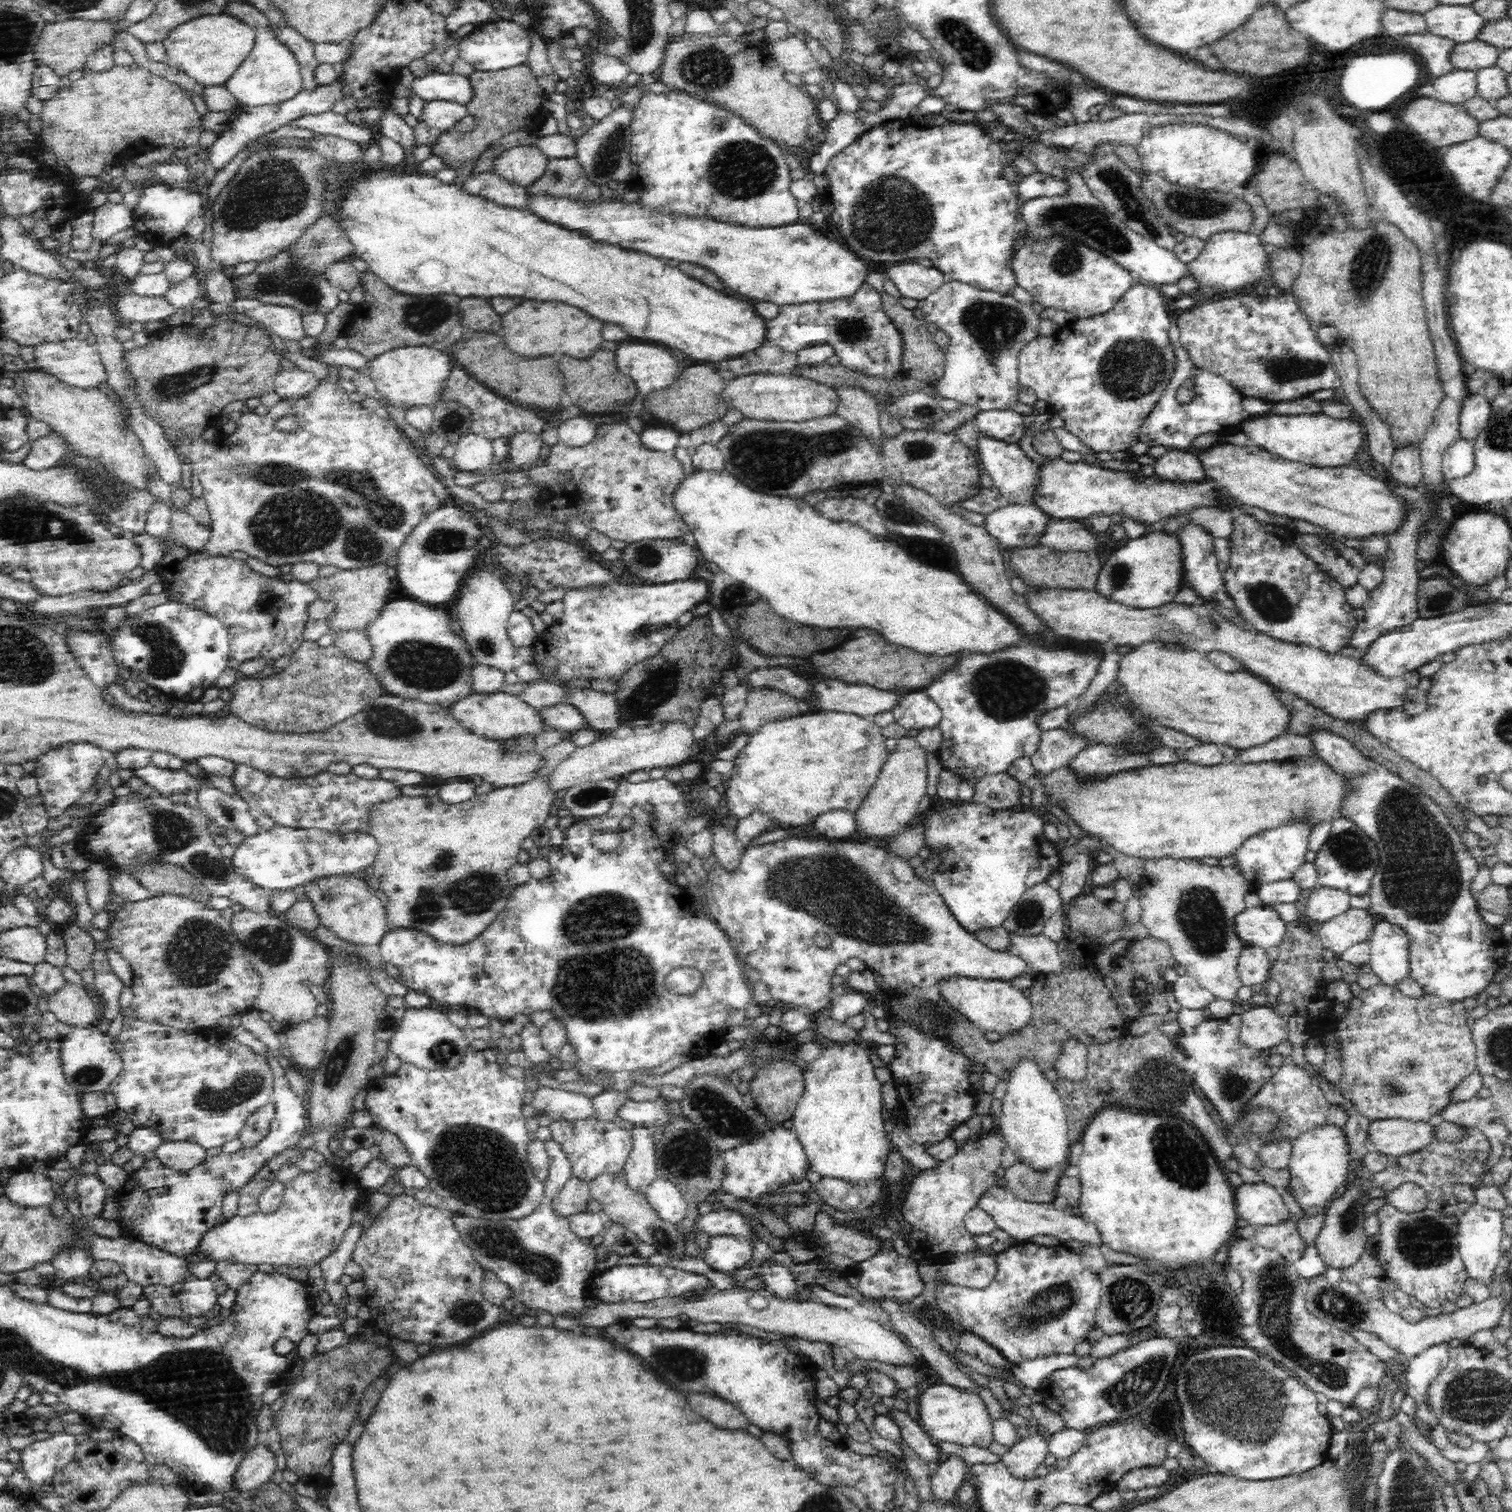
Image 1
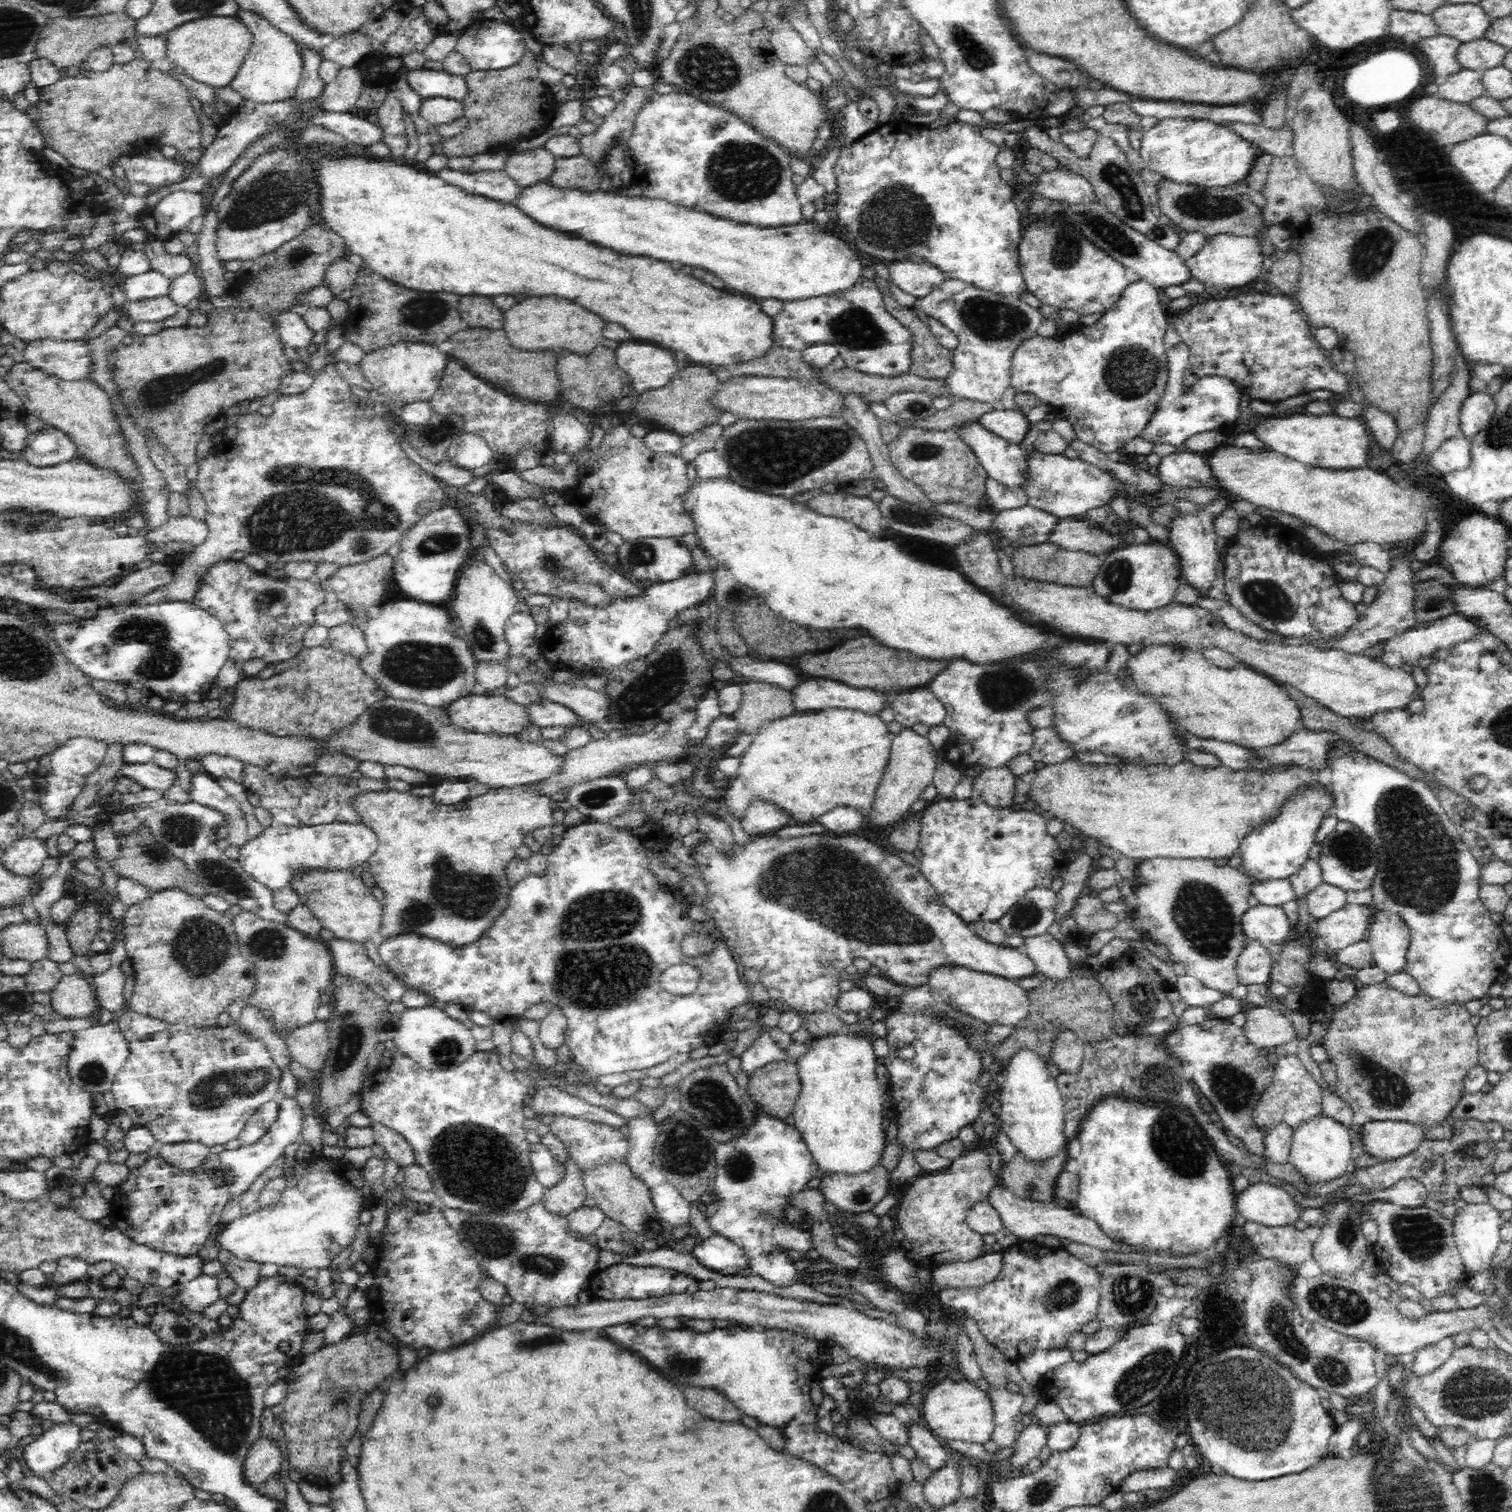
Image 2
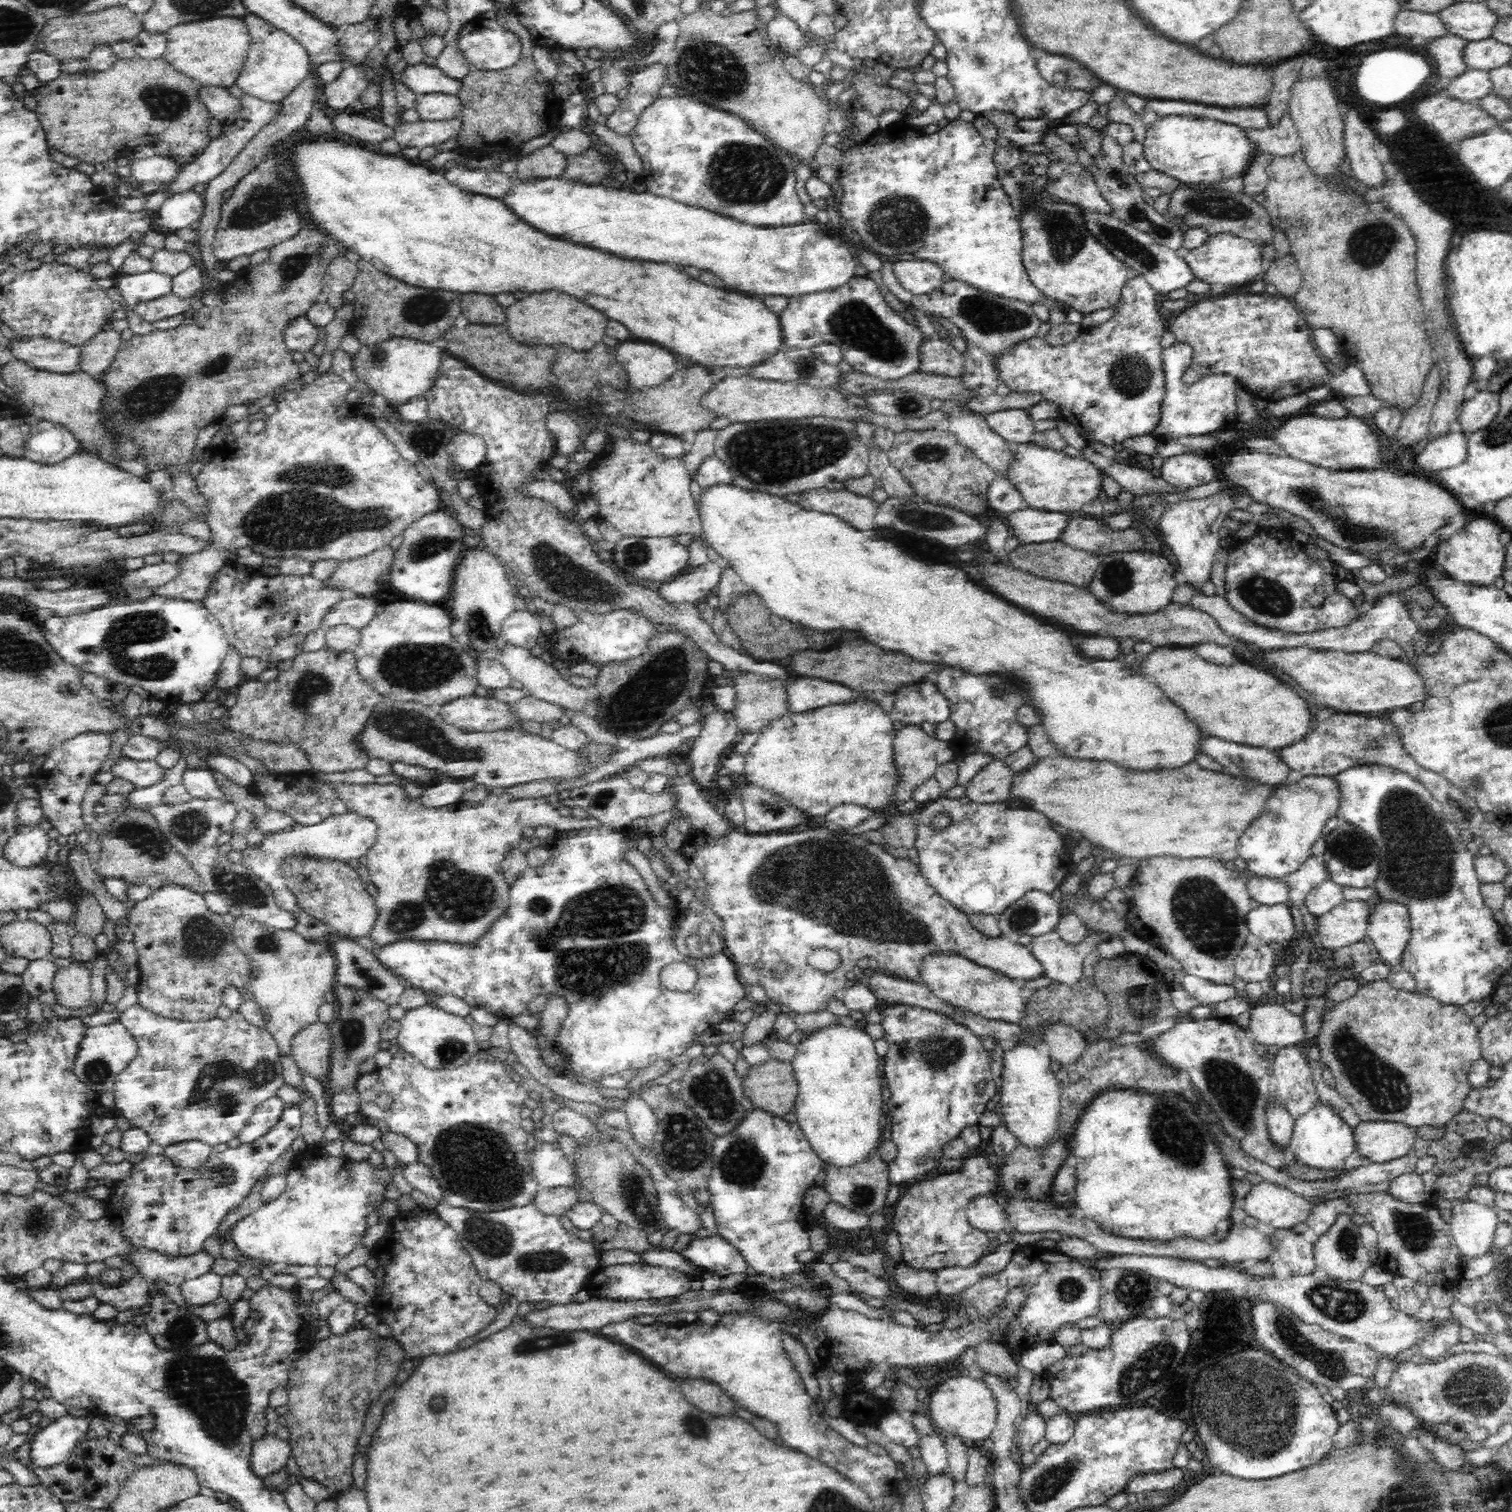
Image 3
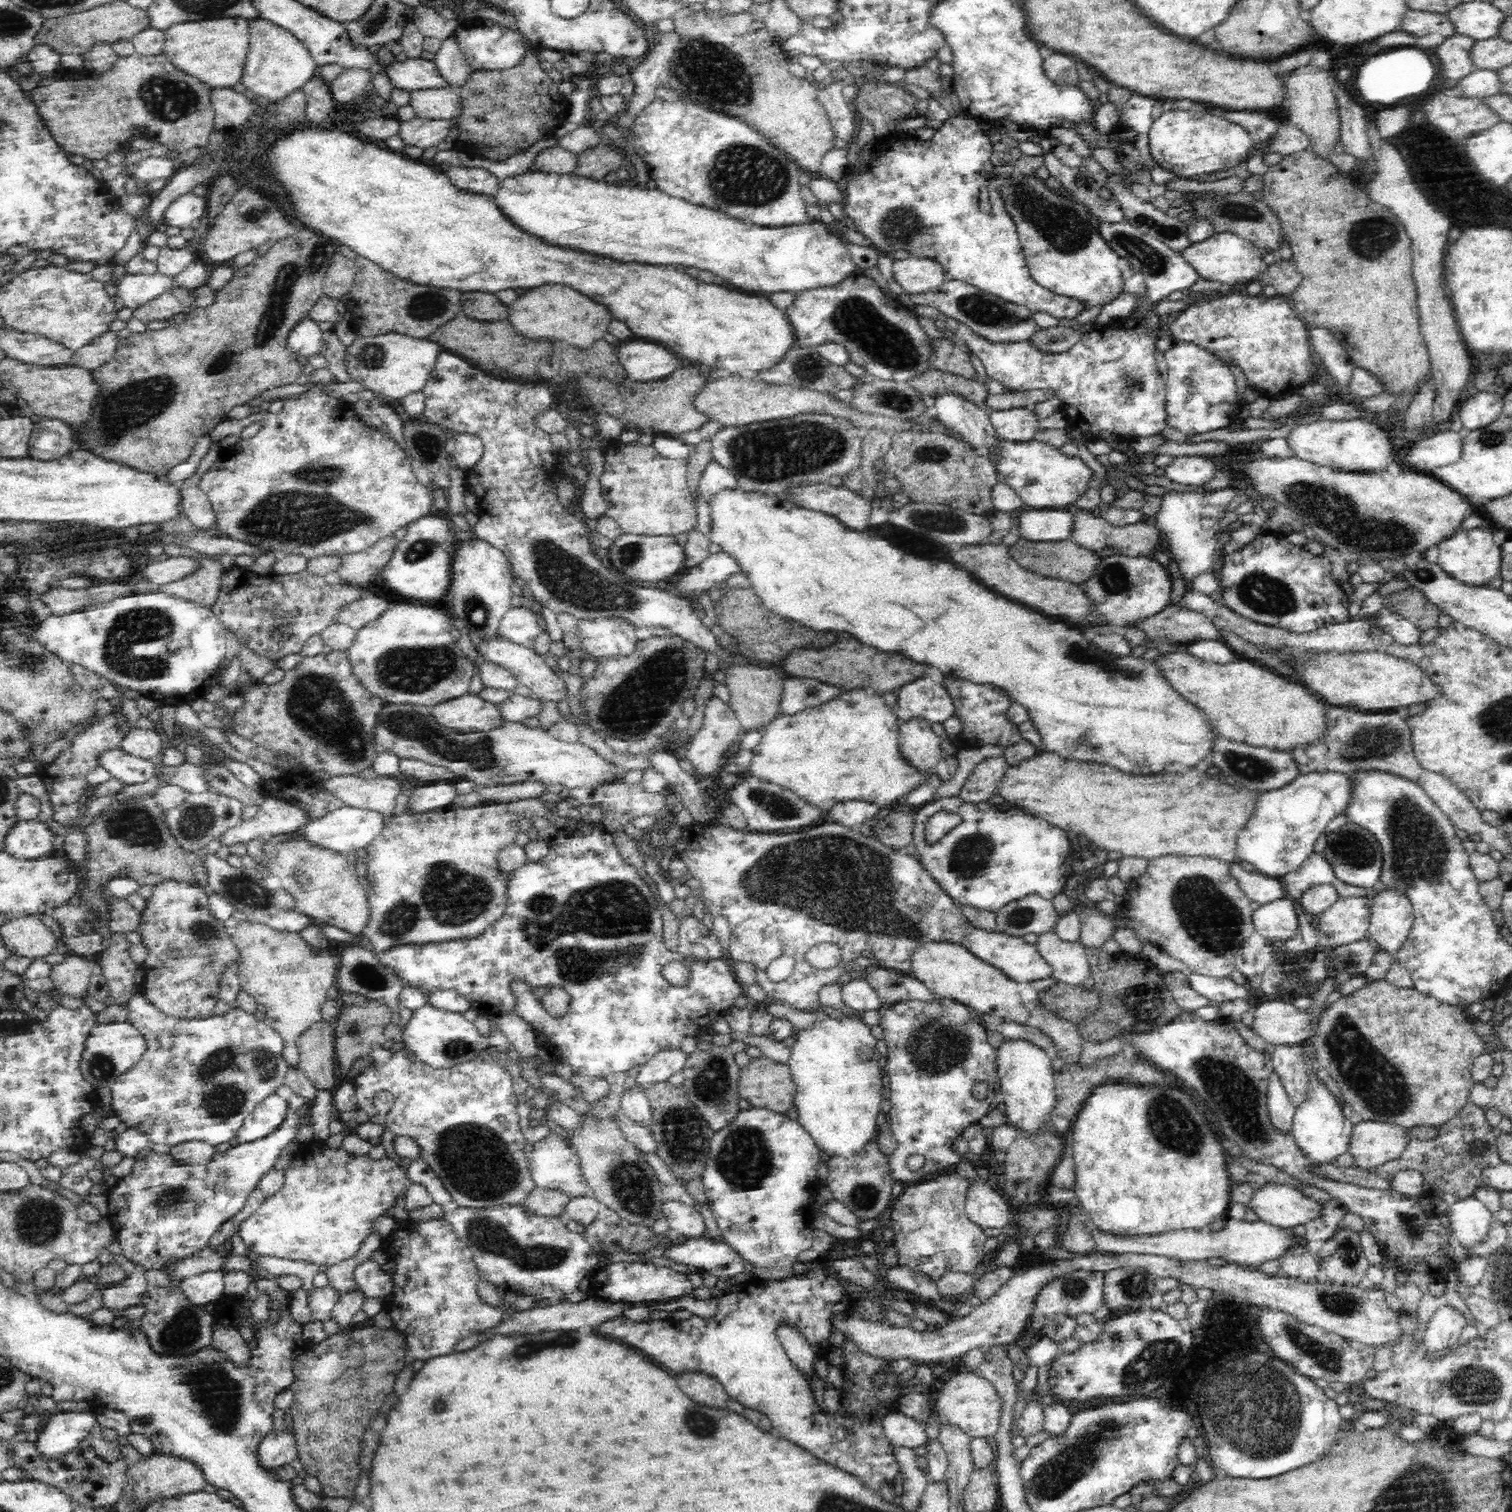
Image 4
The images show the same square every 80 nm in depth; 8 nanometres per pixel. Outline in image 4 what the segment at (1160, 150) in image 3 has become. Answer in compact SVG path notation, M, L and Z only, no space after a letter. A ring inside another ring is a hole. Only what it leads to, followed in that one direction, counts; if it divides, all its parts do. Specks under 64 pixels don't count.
M1170 109L1154 120L1148 138L1152 156L1161 168L1190 179L1245 163L1246 155L1251 156L1258 145L1250 134L1242 125L1210 110Z

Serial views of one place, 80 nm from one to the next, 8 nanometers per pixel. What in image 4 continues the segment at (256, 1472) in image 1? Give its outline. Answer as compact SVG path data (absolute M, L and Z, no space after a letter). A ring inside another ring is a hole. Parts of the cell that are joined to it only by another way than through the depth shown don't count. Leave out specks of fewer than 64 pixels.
M272 1431L266 1436L258 1448L258 1459L266 1469L276 1469L290 1464L298 1456L298 1440L294 1432Z

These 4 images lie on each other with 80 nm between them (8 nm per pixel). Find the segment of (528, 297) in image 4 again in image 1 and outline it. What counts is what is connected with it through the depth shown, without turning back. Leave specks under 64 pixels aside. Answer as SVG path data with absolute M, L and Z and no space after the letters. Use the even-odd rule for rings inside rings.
M526 299L502 315L500 333L507 348L521 356L564 354L579 360L592 356L602 345L602 322L577 306L557 300Z

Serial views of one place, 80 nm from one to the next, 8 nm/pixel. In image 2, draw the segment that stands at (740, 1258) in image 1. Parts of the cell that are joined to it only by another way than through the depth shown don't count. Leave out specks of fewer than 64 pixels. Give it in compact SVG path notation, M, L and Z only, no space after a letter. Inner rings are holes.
M716 1234L706 1238L706 1240L698 1240L696 1246L692 1248L691 1255L702 1264L702 1266L719 1272L724 1276L738 1275L738 1272L740 1272L742 1268L748 1267L747 1256L742 1248L726 1237Z

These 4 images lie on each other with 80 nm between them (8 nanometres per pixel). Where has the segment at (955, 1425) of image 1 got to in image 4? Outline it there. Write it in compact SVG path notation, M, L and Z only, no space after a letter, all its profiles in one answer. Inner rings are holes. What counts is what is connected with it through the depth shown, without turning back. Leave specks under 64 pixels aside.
M976 1372L956 1373L948 1379L941 1388L936 1402L934 1403L935 1413L940 1413L940 1419L948 1419L950 1423L962 1427L972 1439L993 1436L1000 1428L1000 1416L1002 1416L1002 1399L998 1395L998 1389L992 1382L979 1376Z

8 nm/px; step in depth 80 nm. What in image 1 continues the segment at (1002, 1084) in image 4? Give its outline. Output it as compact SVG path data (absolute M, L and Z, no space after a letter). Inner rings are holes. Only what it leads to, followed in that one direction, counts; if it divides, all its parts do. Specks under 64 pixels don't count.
M1023 1056L1018 1060L1007 1078L1006 1093L1001 1101L997 1131L1003 1136L1005 1144L1016 1153L1017 1159L1035 1169L1049 1169L1068 1159L1073 1142L1067 1135L1066 1105L1036 1059Z

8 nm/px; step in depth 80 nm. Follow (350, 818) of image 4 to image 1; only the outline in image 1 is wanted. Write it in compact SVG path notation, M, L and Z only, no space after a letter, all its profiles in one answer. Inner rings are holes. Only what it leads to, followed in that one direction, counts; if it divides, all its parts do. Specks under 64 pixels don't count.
M274 826L270 830L258 829L255 836L246 837L232 856L239 874L261 888L272 892L297 888L306 881L324 876L352 874L359 876L367 867L373 866L378 856L379 843L366 832L343 832L342 829L284 828Z

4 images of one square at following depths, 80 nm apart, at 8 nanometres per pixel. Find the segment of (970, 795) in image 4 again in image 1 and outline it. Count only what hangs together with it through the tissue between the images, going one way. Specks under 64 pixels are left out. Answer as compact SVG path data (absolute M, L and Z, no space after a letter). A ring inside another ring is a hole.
M1008 771L985 774L975 782L973 800L993 809L1013 809L1020 806L1022 784Z

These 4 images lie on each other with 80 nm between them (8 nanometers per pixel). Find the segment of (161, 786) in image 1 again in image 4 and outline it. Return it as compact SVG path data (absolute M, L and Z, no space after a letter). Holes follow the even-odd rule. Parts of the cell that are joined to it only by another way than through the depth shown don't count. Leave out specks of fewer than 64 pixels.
M116 747L104 749L95 756L97 766L110 771L114 778L118 778L125 785L144 783L155 776L157 762L138 758Z

